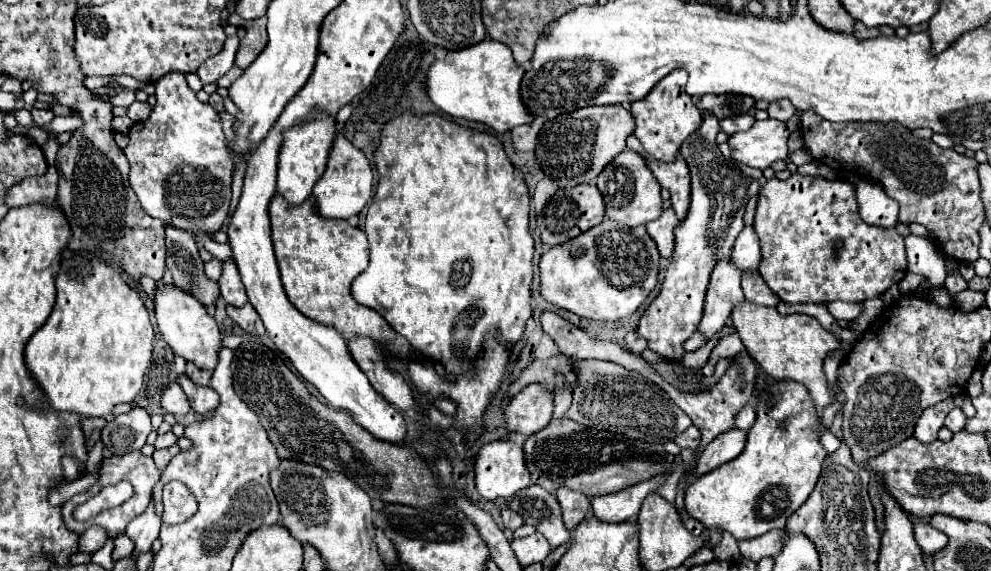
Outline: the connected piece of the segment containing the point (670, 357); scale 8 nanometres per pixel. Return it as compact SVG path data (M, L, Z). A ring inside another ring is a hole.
M705 116L699 128L699 136L689 136L683 142L681 156L691 170L691 206L687 218L675 230L675 252L671 264L667 266L661 292L641 316L637 328L637 336L647 340L647 348L673 364L681 362L685 354L683 344L701 322L711 268L719 256L731 254L735 238L743 230L743 214L749 196L759 192L757 180L745 176L723 158L715 142L717 132L719 120L715 120L715 116ZM701 176L705 176L705 184Z

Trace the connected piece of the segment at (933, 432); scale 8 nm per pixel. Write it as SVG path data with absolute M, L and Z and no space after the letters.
M957 395L947 398L943 404L935 404L927 410L923 410L923 414L919 416L917 424L915 424L915 438L923 444L929 444L933 440L937 440L937 432L945 422L945 416L949 414L949 410L955 407L961 407L966 399L966 395Z

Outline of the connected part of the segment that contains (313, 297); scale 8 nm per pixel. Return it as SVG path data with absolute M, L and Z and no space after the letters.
M275 194L269 202L269 218L281 282L291 304L311 320L333 326L345 338L365 334L379 345L395 348L395 339L400 336L379 312L357 304L349 290L353 278L367 268L369 252L365 232L347 220L327 220L319 216L309 198L303 204L287 204L281 194Z

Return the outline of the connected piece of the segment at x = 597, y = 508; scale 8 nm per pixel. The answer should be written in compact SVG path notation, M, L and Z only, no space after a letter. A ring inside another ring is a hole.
M665 476L659 480L647 480L647 484L635 484L635 488L627 488L627 492L615 492L611 496L593 496L593 516L601 522L627 522L633 520L641 508L643 498L649 492L657 492L659 486L665 482Z

